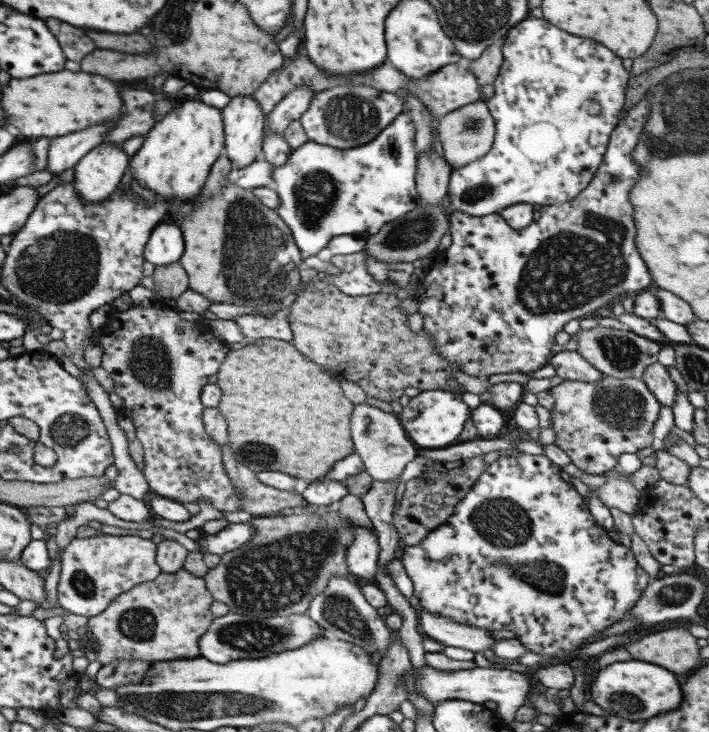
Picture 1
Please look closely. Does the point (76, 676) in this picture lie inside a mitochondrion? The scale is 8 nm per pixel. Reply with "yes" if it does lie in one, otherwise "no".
no

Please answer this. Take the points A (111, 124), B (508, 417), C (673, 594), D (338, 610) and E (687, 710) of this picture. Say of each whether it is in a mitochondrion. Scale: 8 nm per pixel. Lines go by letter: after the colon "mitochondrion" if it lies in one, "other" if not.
A: other
B: other
C: mitochondrion
D: mitochondrion
E: other

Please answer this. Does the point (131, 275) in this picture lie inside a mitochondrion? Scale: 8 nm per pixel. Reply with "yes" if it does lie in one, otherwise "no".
no

